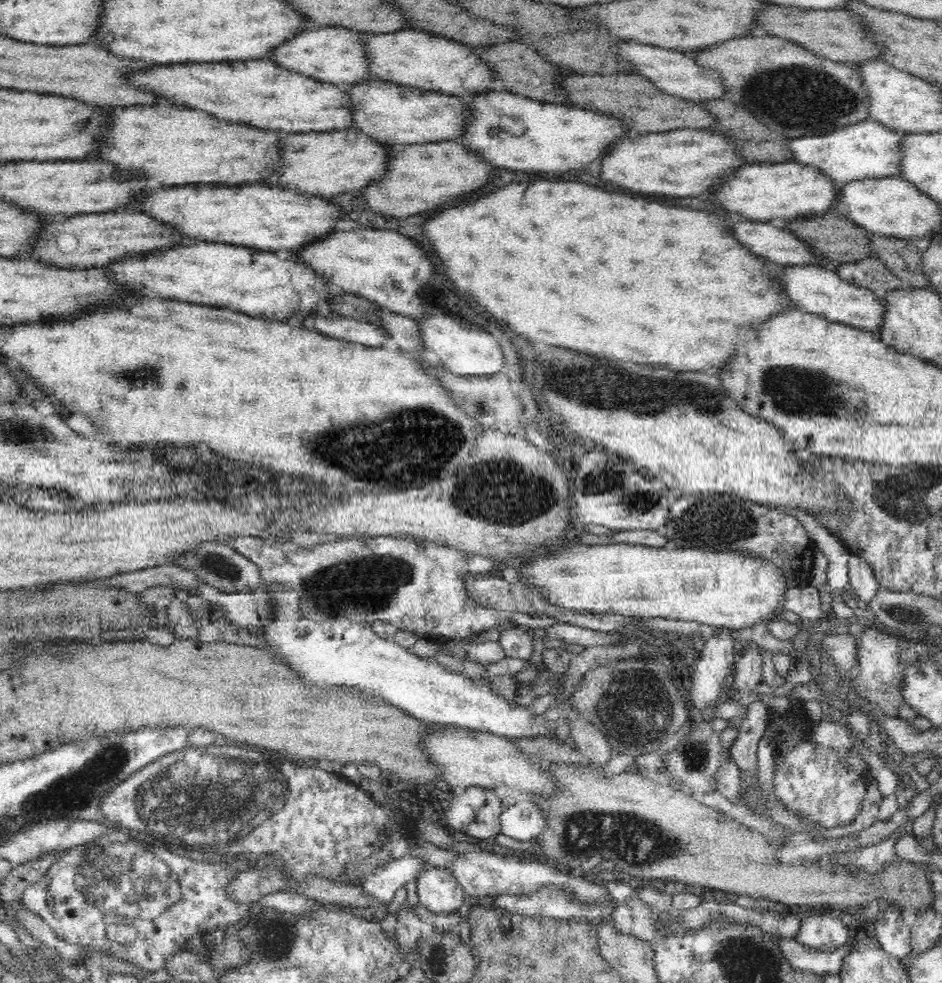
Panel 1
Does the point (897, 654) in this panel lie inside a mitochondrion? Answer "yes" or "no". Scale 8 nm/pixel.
no

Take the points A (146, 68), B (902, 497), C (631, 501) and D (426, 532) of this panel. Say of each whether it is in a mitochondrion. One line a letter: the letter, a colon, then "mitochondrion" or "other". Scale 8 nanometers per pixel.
A: other
B: mitochondrion
C: mitochondrion
D: other

